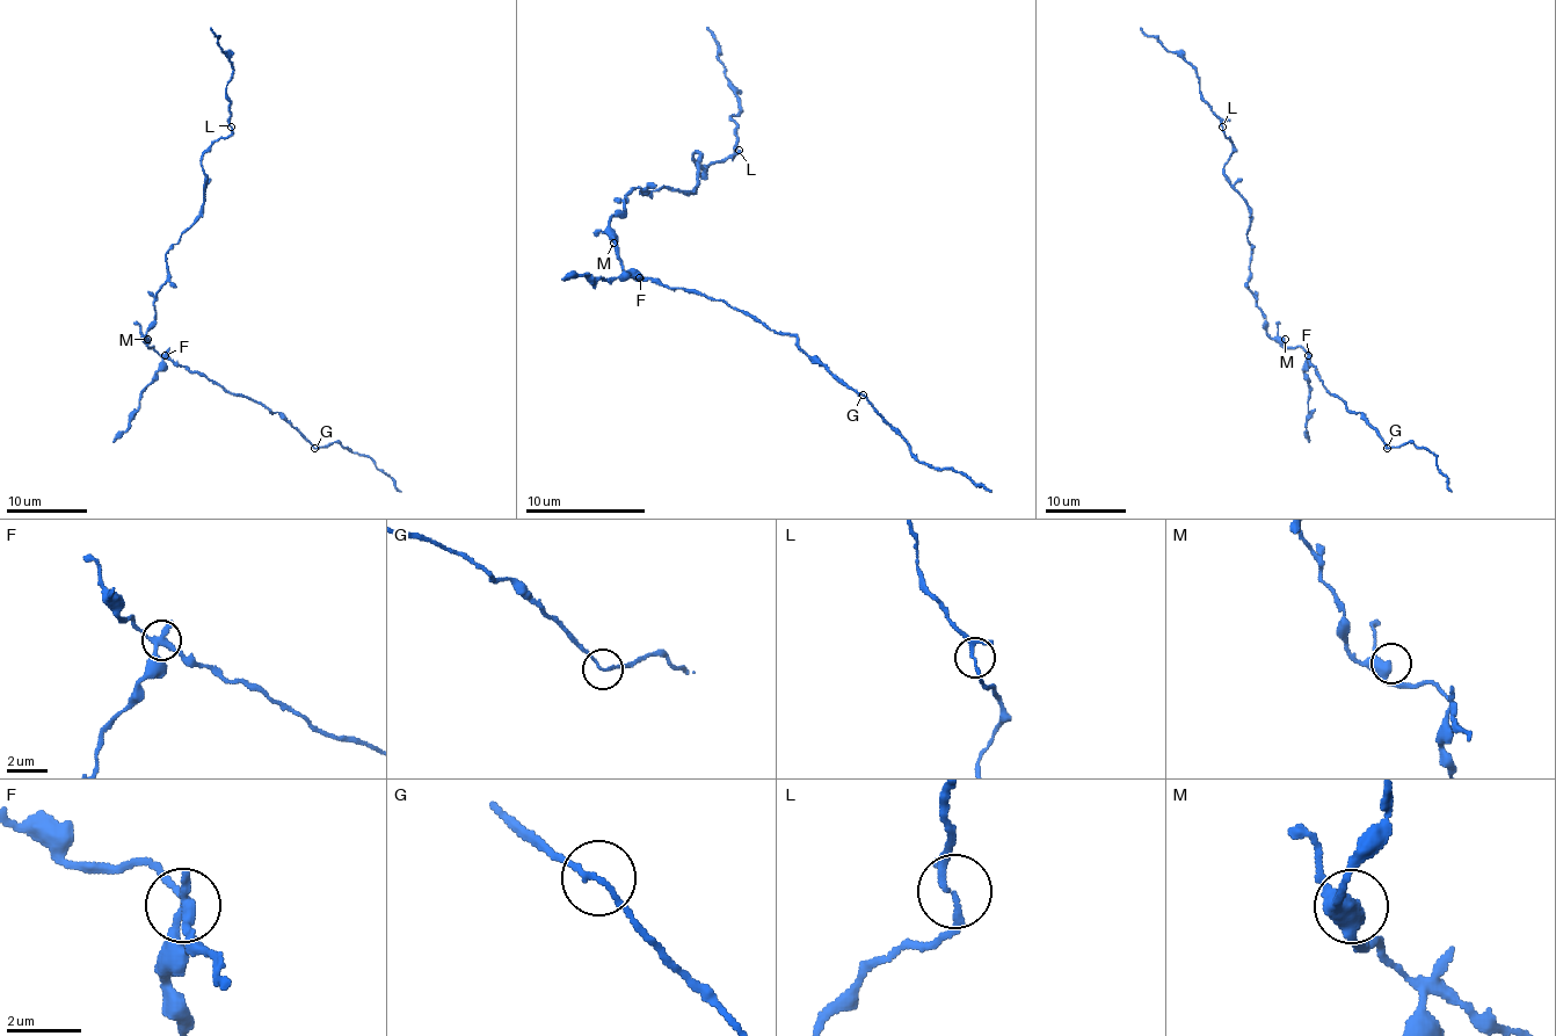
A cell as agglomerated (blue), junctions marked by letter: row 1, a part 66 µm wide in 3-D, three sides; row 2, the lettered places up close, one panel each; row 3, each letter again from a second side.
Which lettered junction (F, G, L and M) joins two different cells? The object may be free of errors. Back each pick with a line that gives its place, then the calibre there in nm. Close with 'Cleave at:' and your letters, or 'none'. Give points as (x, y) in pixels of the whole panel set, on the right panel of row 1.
F: (1308, 355) | 280 nm
Cleave at: F

